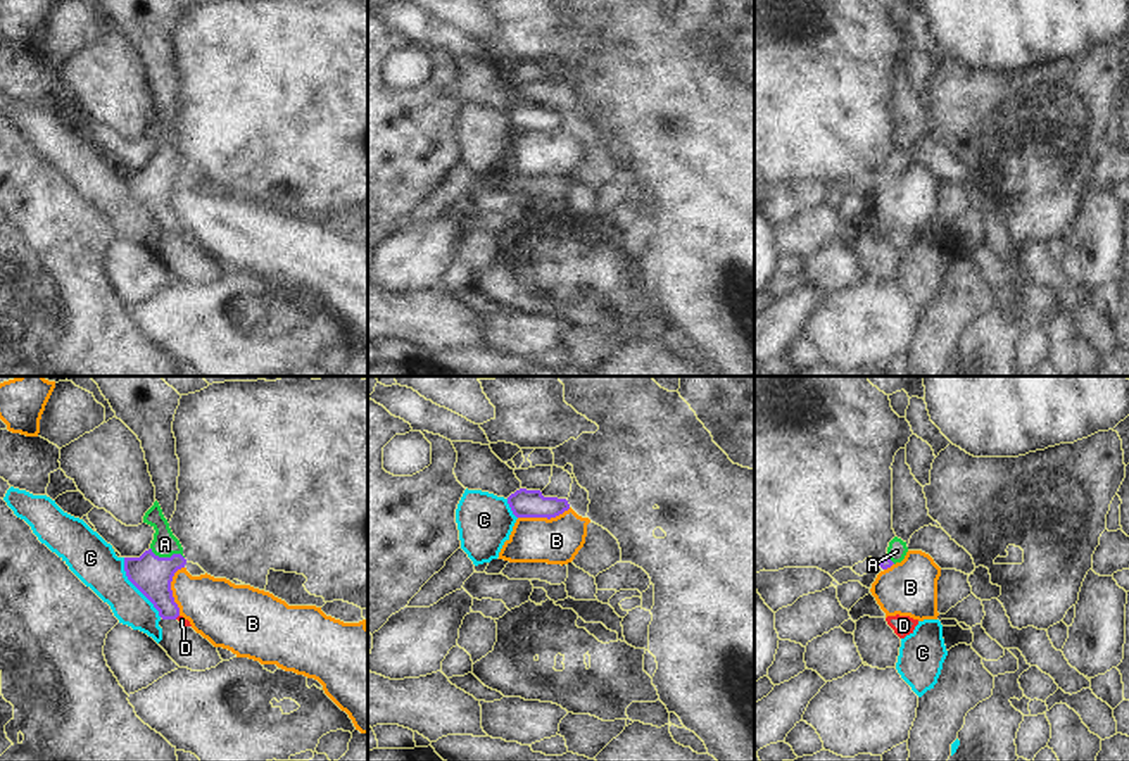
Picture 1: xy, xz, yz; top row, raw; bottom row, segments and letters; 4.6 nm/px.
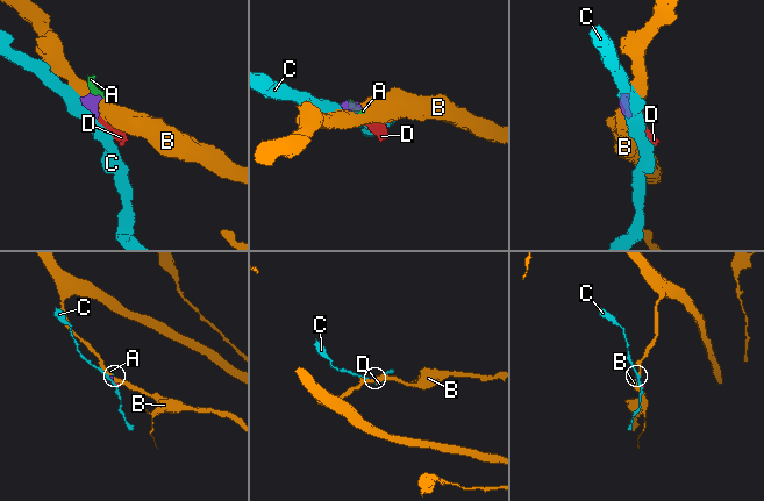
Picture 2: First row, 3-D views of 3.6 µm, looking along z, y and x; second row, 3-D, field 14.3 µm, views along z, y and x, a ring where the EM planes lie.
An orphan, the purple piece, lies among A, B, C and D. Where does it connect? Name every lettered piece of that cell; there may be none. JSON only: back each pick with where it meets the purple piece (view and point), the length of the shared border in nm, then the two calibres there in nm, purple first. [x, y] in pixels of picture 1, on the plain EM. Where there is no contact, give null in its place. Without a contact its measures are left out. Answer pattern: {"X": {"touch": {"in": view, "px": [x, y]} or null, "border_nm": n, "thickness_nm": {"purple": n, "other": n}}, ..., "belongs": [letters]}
{"A": {"touch": {"in": "xy", "px": [166, 171]}, "border_nm": 170, "thickness_nm": {"purple": 190, "other": 120}}, "D": {"touch": {"in": "xy", "px": [176, 230]}, "border_nm": 30, "thickness_nm": {"purple": 190, "other": 40}}, "belongs": ["A", "D"]}

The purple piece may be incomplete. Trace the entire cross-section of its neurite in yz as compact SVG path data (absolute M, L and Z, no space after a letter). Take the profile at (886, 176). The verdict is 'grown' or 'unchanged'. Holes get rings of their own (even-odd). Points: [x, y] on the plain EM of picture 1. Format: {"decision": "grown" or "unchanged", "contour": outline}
{"decision": "grown", "contour": "M894 150L889 155L887 169L879 176L879 179L882 183L887 183L892 178L901 176L905 173L906 166L908 166L906 155L903 155L901 152Z"}

